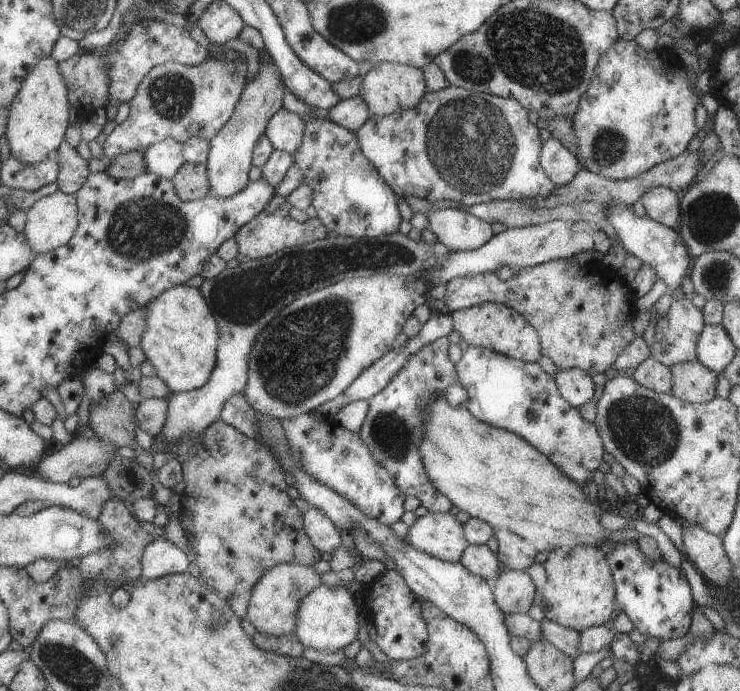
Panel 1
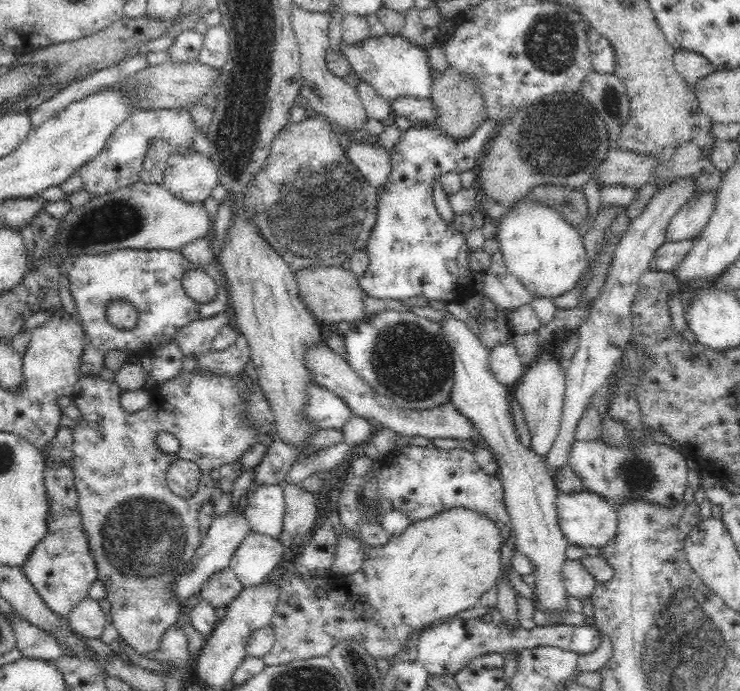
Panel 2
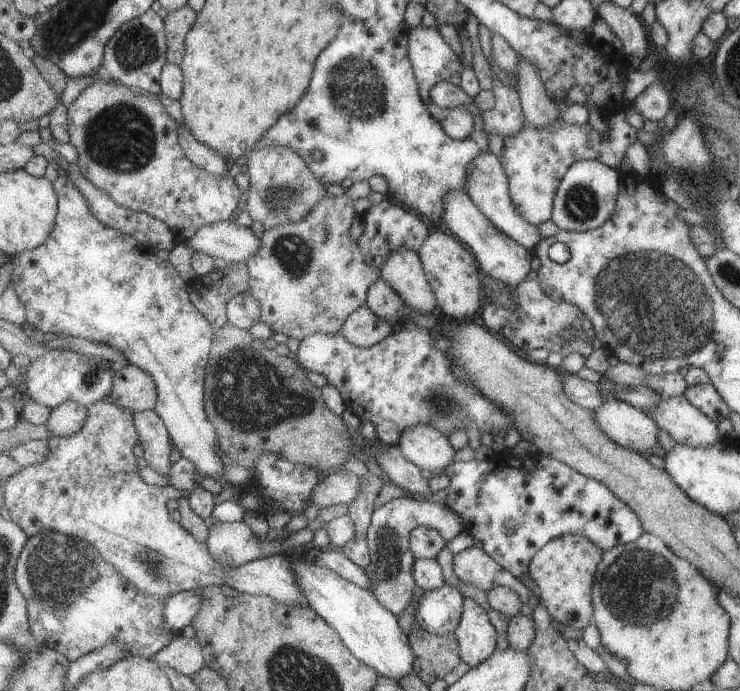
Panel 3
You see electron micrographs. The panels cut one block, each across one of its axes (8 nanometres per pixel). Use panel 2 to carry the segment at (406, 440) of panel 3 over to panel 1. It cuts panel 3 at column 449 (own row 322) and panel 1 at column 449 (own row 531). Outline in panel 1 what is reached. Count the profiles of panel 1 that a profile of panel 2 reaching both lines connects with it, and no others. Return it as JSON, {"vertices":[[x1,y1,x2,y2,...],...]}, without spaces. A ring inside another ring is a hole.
{"vertices":[[427,513,409,527,406,542,441,561,457,563,468,543,462,525,447,513]]}

